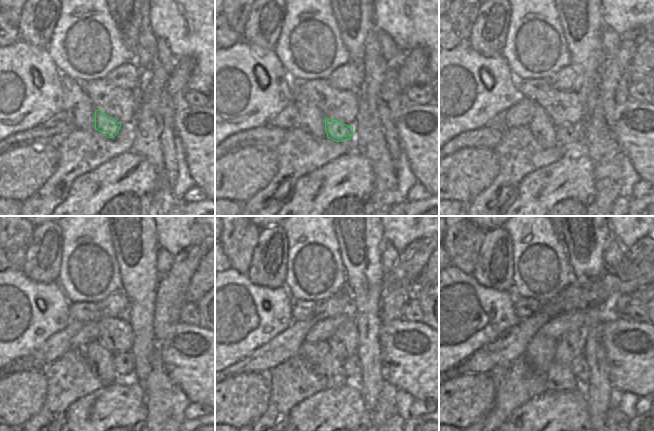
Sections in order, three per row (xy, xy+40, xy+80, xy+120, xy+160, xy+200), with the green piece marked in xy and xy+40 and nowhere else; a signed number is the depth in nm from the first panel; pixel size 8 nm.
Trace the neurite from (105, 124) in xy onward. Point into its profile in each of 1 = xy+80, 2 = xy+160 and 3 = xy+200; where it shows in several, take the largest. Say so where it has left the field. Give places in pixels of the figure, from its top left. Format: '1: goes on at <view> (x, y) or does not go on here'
1: goes on at xy+80 (569, 136)
2: goes on at xy+160 (351, 365)
3: goes on at xy+200 (579, 367)

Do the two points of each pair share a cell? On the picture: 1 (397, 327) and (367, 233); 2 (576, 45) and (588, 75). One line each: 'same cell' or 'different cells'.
1: different cells
2: same cell

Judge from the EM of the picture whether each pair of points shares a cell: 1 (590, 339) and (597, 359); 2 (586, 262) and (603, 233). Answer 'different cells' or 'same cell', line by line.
1: same cell
2: same cell

